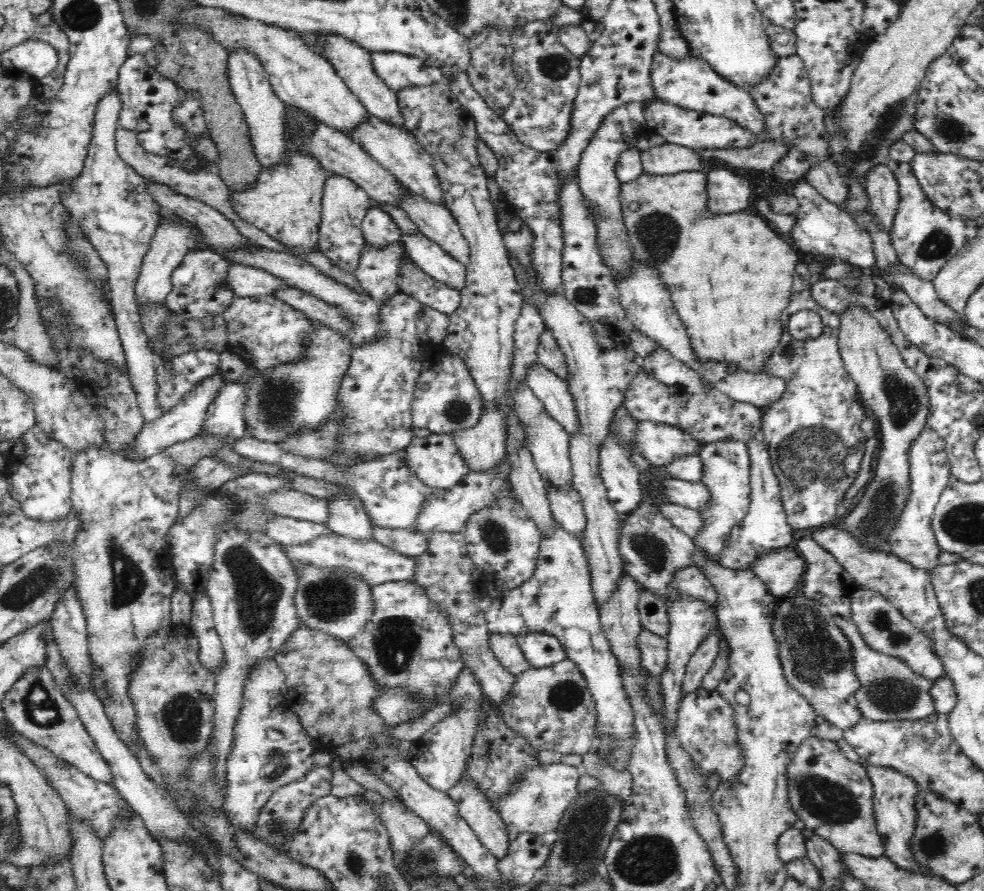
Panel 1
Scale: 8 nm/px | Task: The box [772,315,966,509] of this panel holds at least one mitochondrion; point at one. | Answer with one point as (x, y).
(904, 399)

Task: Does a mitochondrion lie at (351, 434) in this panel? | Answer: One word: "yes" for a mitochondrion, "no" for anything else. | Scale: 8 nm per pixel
no

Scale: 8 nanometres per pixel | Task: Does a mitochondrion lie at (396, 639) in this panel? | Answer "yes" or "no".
yes

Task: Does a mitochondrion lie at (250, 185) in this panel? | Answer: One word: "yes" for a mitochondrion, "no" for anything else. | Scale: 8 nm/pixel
no

